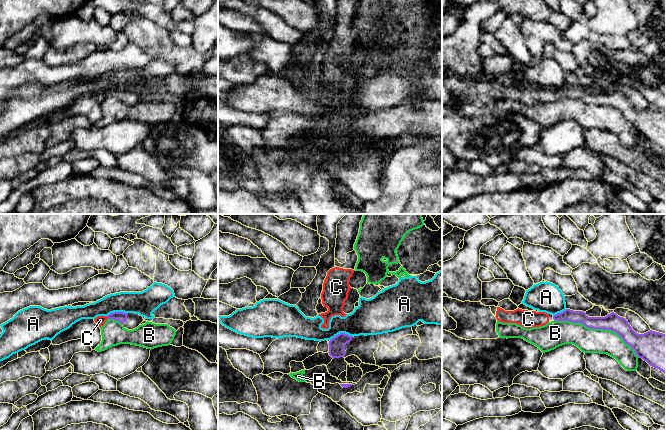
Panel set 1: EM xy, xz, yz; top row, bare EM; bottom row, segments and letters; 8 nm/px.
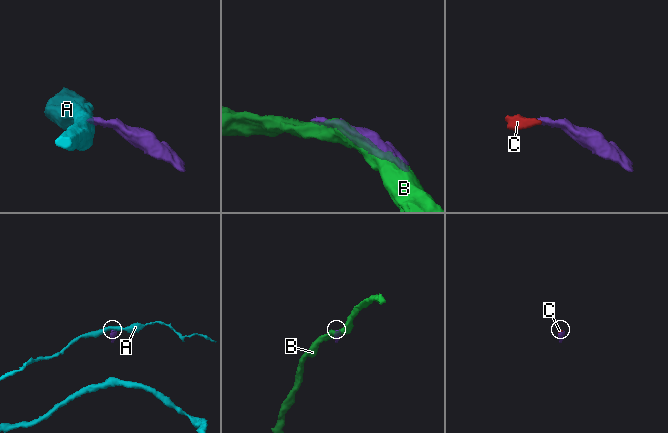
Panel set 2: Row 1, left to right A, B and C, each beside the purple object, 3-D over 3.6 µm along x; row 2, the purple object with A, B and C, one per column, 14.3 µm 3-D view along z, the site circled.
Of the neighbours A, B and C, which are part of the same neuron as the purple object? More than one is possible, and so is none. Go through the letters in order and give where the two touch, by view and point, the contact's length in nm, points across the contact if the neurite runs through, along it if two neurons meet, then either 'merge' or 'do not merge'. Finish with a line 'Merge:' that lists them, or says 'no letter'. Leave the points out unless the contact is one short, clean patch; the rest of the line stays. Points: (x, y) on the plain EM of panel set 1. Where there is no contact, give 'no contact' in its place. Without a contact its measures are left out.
A: meets purple in xz at (341, 109); contact 190 nm long; border along xz (352, 111), (338, 109), (330, 116); do not merge
B: meets purple in yz at (597, 104); contact 750 nm long; do not merge
C: meets purple in xy at (107, 92); contact 30 nm long; runs through xy (117, 92), (107, 92), (100, 96); merge
Merge: C

